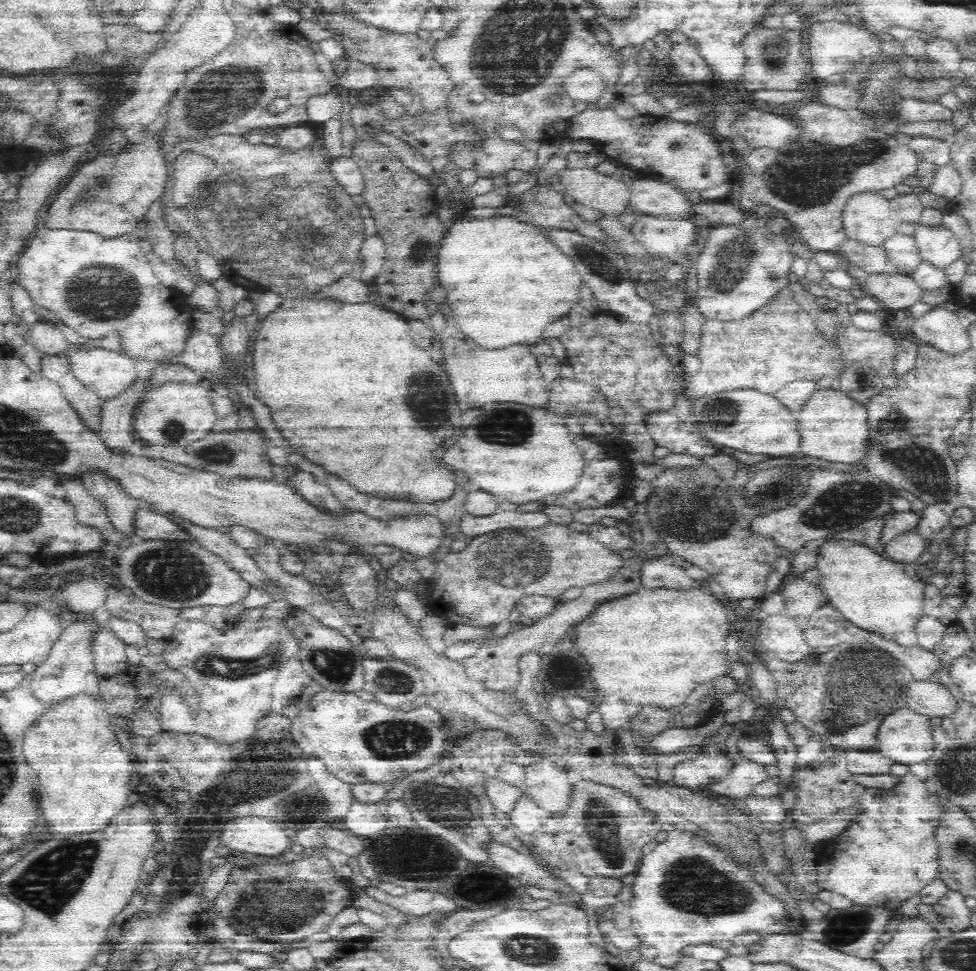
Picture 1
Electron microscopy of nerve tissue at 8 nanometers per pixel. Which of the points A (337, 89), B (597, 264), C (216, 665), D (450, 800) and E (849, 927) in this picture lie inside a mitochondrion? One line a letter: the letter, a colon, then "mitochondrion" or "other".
A: other
B: mitochondrion
C: mitochondrion
D: mitochondrion
E: mitochondrion

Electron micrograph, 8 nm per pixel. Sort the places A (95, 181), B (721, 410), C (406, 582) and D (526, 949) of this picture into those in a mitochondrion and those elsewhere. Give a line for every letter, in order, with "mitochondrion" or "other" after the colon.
A: mitochondrion
B: mitochondrion
C: other
D: mitochondrion

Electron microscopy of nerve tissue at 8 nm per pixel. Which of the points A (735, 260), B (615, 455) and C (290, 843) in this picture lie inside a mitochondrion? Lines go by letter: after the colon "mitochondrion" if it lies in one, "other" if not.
A: mitochondrion
B: other
C: other

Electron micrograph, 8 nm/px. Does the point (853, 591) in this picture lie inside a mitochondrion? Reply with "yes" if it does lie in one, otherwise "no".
no

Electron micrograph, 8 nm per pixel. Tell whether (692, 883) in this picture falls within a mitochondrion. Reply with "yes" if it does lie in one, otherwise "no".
yes

